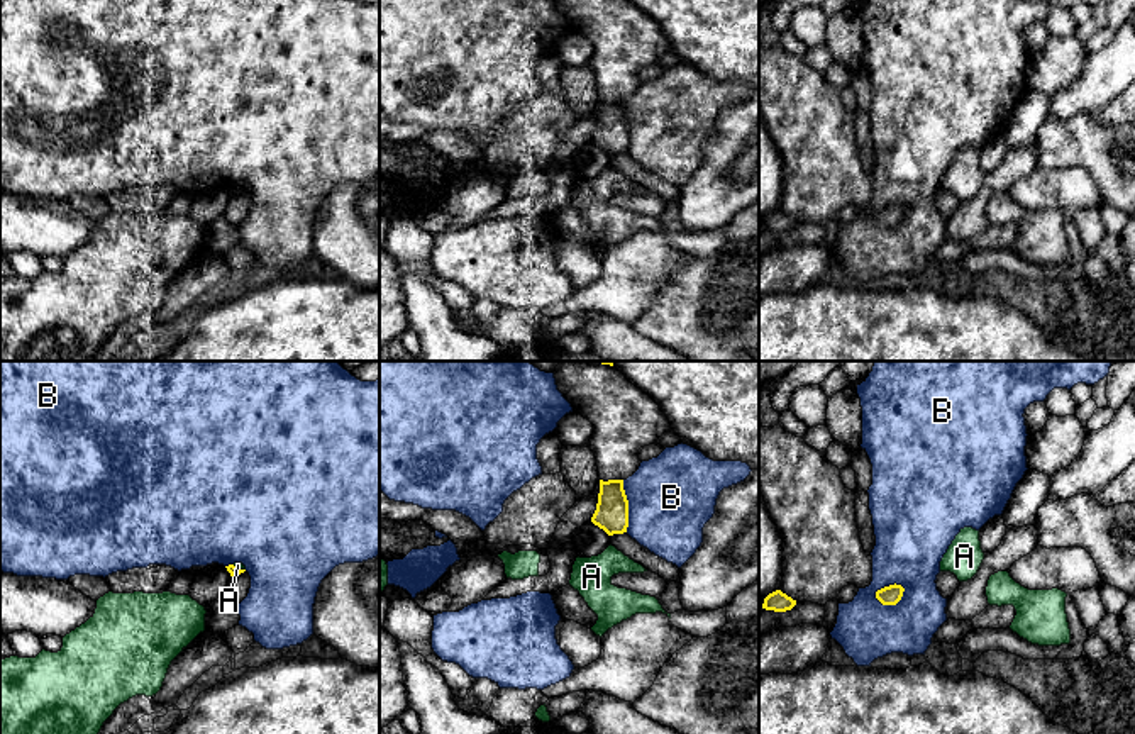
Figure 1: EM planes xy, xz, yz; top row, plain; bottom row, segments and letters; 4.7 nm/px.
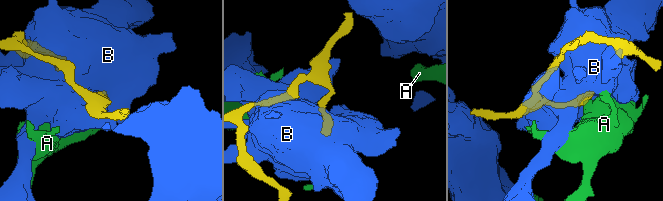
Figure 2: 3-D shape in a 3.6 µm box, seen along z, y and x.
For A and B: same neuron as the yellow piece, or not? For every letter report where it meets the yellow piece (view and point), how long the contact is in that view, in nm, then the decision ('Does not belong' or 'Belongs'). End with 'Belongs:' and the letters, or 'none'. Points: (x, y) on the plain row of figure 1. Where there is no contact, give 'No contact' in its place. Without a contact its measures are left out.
A: Touches yellow at xy (238, 189). Shared border 70 nm. Does not belong
B: Touches yellow at yz (890, 205). Shared border 160 nm. Does not belong
Belongs: none

